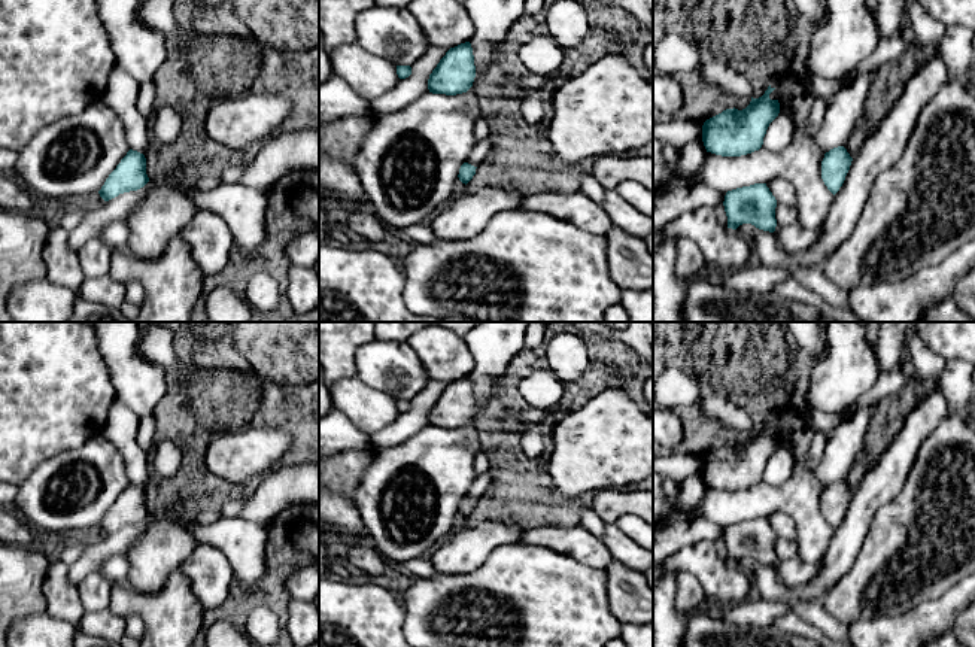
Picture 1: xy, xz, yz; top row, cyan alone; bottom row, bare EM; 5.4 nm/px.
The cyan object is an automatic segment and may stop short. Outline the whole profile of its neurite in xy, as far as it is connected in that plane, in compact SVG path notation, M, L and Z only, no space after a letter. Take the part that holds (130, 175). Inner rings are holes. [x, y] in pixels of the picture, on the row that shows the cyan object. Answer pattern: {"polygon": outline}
{"polygon": "M130 149L116 168L109 174L98 191L104 201L119 194L137 191L149 182L146 174L146 158L143 154Z"}

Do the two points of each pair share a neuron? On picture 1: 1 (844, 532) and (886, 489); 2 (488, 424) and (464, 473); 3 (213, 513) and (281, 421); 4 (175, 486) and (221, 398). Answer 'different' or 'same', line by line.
1: same
2: different
3: different
4: same

